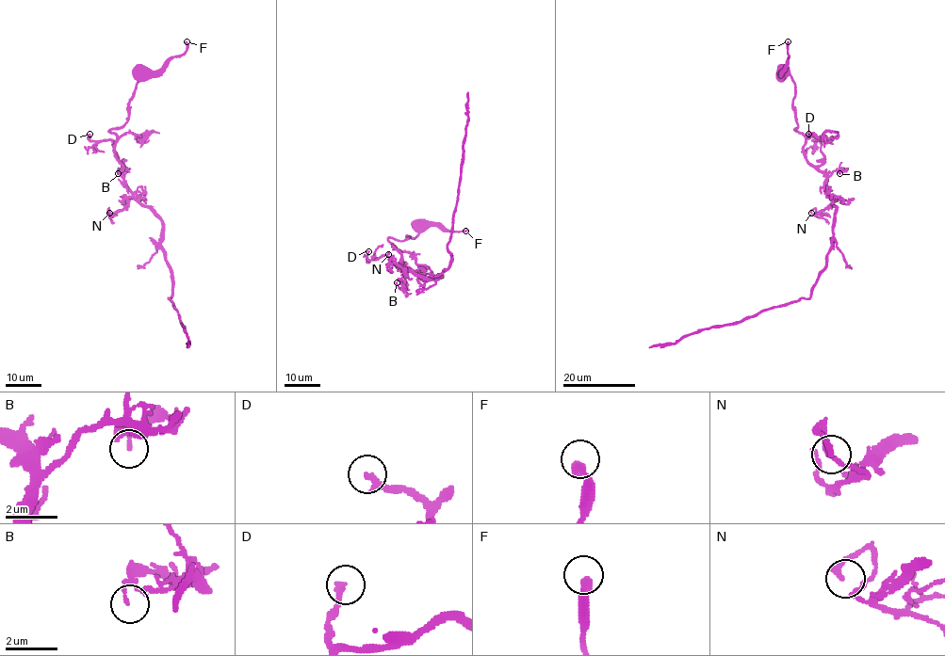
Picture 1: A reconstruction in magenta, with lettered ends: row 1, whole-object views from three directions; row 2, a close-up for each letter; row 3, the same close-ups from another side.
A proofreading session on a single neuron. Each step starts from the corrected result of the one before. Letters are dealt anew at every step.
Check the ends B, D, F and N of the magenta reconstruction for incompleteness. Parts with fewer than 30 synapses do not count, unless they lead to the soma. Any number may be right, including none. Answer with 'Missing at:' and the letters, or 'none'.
Missing at: none

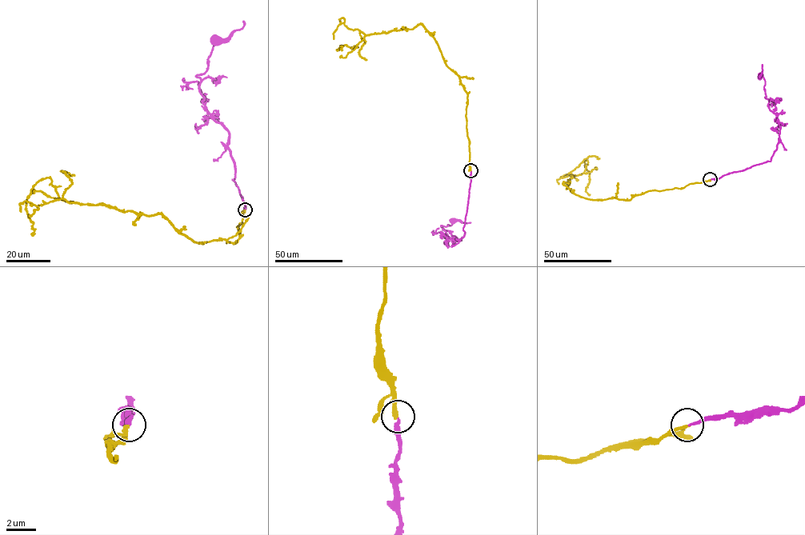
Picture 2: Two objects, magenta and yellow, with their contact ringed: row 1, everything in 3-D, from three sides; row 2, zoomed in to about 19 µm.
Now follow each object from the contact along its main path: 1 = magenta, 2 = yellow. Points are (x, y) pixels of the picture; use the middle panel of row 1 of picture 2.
1: (470, 170), (464, 235), (461, 240), (446, 237), (440, 225), (450, 225), (453, 220)
2: (470, 170), (467, 93), (422, 25), (366, 34), (353, 49), (344, 45), (337, 50), (341, 46), (340, 49)

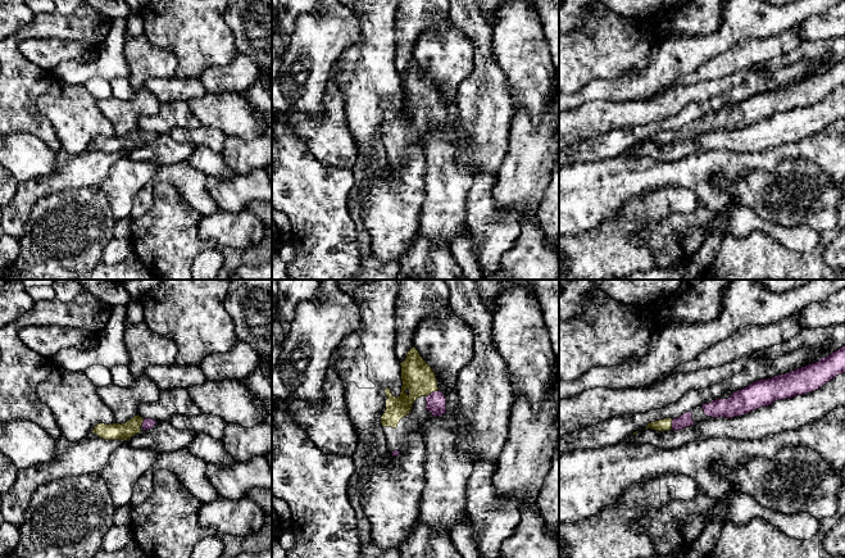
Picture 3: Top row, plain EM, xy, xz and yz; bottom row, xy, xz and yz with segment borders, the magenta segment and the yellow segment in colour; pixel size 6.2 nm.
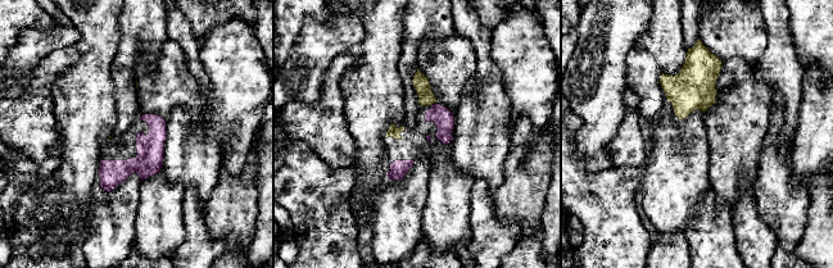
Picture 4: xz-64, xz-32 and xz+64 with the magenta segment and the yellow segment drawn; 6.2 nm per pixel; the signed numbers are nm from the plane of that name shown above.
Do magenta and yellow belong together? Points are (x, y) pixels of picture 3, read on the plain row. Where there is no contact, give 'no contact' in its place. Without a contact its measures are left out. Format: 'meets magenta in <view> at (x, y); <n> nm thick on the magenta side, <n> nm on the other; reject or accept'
meets magenta in xz at (432, 105); 130 nm thick on the magenta side, 200 nm on the other; accept

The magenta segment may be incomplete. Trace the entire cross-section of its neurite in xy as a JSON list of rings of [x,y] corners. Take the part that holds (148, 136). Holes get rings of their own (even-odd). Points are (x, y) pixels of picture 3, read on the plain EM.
[[[138,127],[127,133],[126,136],[105,137],[99,136],[94,140],[92,146],[96,146],[104,153],[130,153],[132,149],[140,146],[142,142],[150,142],[156,137],[151,131],[144,132]]]

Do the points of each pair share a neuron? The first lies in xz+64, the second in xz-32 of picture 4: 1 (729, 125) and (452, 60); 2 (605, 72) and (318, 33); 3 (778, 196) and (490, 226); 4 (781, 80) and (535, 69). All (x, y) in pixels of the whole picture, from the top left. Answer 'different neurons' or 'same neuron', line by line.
1: different neurons
2: same neuron
3: same neuron
4: different neurons

